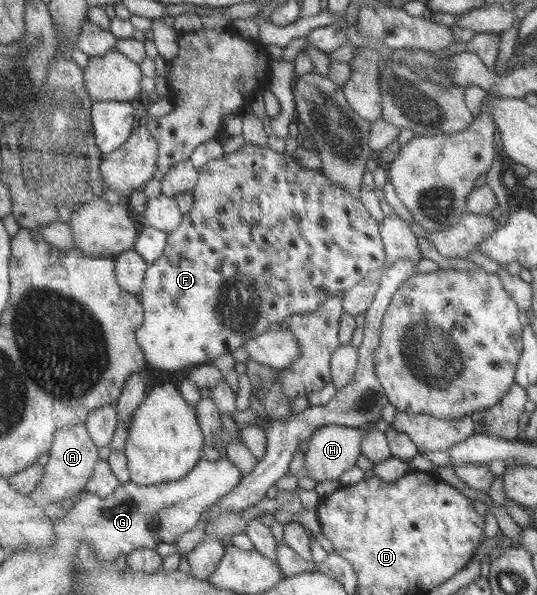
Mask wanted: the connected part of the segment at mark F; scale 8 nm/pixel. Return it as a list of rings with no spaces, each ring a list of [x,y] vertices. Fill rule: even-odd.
[[[245,143],[236,152],[225,153],[220,158],[210,160],[198,172],[198,182],[193,188],[192,210],[184,215],[183,222],[174,231],[169,233],[167,246],[156,262],[152,263],[146,271],[142,290],[143,305],[146,309],[144,328],[137,331],[139,344],[147,356],[147,361],[156,370],[182,370],[188,364],[203,364],[208,360],[231,353],[234,348],[240,348],[242,344],[236,342],[246,342],[269,330],[268,326],[272,322],[282,322],[286,316],[307,315],[318,310],[327,299],[343,291],[351,290],[356,284],[367,278],[368,273],[375,272],[376,269],[384,266],[386,262],[386,248],[382,248],[382,239],[378,234],[378,224],[376,220],[366,212],[362,202],[354,198],[352,192],[340,184],[336,184],[330,177],[324,176],[320,170],[302,167],[299,161],[292,159],[288,153],[279,153],[266,146]]]

